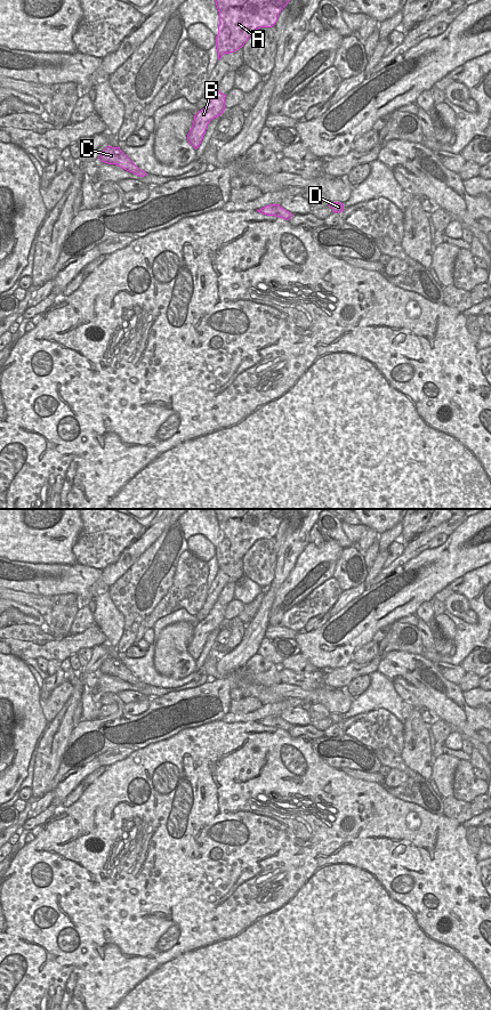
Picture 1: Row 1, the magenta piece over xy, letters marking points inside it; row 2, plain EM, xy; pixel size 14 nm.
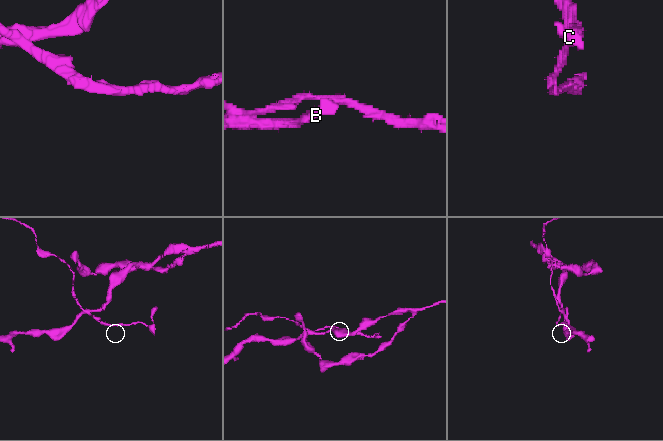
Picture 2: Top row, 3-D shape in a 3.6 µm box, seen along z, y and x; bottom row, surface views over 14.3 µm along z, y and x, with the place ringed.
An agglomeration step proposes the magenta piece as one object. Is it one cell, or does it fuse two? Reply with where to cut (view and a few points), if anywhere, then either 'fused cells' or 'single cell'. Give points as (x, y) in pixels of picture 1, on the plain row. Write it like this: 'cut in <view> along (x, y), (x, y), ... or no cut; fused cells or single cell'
cut in xy along (102, 663), (102, 668), (111, 675); fused cells

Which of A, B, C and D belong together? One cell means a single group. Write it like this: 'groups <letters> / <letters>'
groups A B / C D

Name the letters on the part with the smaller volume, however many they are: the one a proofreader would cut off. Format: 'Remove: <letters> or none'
Remove: C, D

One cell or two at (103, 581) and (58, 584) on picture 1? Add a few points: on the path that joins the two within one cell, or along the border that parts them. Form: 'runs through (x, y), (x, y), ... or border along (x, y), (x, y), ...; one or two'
border along (102, 570), (102, 573), (86, 594), (78, 597); two

